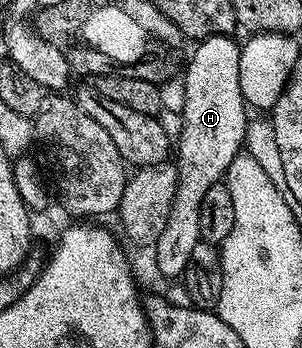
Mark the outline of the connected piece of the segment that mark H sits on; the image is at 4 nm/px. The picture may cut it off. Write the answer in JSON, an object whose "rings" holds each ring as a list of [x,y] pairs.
{"rings":[[[234,35],[210,36],[207,40],[200,40],[194,45],[195,53],[190,53],[185,64],[185,71],[181,79],[185,86],[185,106],[181,113],[183,129],[177,136],[177,167],[179,170],[179,185],[175,191],[173,210],[169,222],[165,224],[165,234],[153,245],[155,260],[163,267],[167,276],[182,277],[189,266],[189,258],[193,258],[193,246],[201,243],[199,231],[201,230],[201,202],[209,191],[209,186],[220,183],[226,177],[233,158],[241,155],[247,138],[247,125],[249,123],[249,107],[243,100],[241,81],[239,79],[240,45],[235,45]]]}

